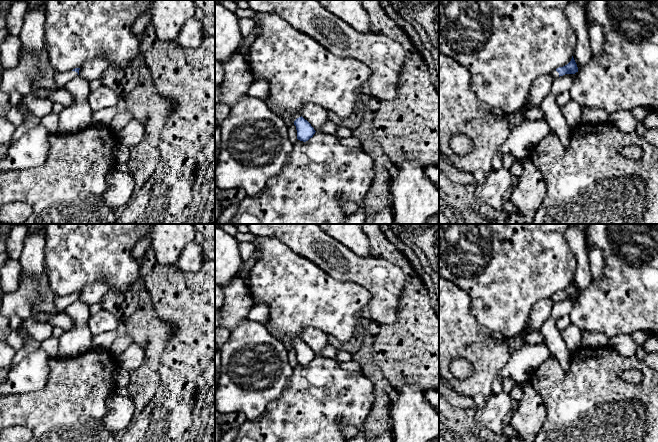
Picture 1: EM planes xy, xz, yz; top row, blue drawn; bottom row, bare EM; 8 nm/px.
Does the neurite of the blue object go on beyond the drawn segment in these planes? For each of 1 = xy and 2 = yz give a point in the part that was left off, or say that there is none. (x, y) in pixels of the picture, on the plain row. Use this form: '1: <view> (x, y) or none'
1: xy (61, 303)
2: yz (555, 298)

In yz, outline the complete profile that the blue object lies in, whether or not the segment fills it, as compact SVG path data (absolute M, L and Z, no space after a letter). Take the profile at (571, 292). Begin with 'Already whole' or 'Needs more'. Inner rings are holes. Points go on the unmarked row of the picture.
Needs more. M572 280L571 285L567 289L559 291L555 295L553 295L552 300L555 303L565 298L575 298L576 296L578 296L578 291Z

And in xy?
Needs more. M75 292L71 295L65 297L57 297L55 299L55 306L59 312L64 312L65 309L73 303L75 300L79 299L80 292Z

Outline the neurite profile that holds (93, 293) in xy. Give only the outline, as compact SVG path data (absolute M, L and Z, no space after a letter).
M104 281L88 284L80 291L79 300L92 306L101 302L109 290L110 286Z

